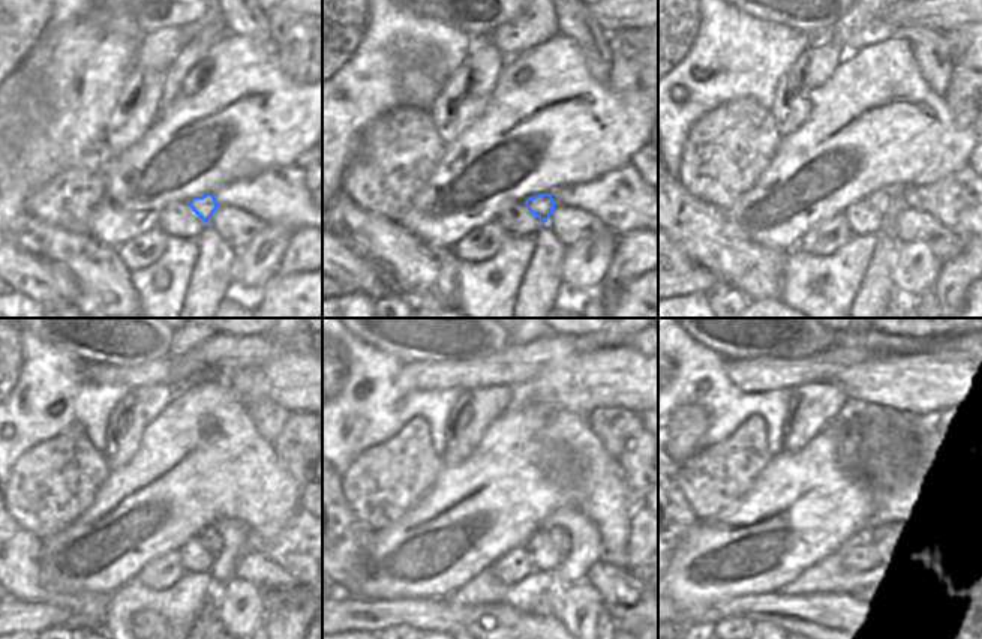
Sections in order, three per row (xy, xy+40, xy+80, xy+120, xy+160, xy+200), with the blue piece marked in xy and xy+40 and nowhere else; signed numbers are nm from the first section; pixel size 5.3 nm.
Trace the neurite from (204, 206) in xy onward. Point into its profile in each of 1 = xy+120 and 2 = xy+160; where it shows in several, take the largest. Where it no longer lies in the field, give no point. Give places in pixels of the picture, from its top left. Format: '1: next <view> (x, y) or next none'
1: next xy+120 (209, 536)
2: next xy+160 (559, 536)

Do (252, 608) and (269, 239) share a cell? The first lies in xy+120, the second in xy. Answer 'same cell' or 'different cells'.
same cell

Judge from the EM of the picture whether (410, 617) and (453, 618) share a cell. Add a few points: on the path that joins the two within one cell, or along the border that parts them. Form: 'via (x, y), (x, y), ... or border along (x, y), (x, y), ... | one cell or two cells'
via (420, 617), (443, 617) | one cell

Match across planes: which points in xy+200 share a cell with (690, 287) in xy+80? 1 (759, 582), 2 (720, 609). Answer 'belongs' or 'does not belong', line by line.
1: does not belong
2: belongs

